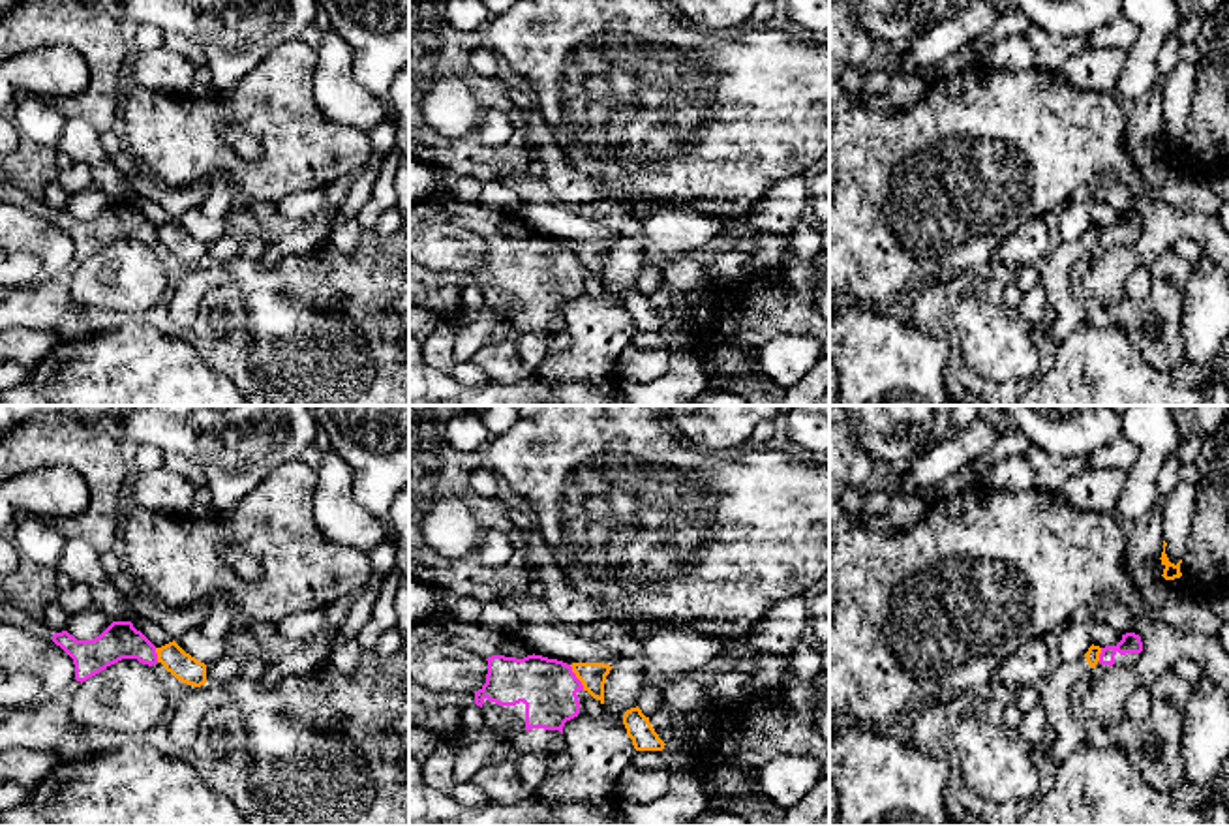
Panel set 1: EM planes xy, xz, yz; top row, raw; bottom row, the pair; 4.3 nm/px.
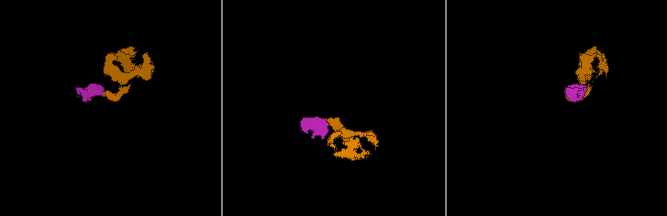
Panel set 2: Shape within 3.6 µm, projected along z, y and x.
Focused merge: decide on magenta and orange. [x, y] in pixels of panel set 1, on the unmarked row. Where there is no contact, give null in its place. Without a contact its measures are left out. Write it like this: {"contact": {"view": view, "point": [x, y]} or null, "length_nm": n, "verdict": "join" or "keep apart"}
{"contact": {"view": "xz", "point": [576, 258]}, "length_nm": 130, "verdict": "keep apart"}

